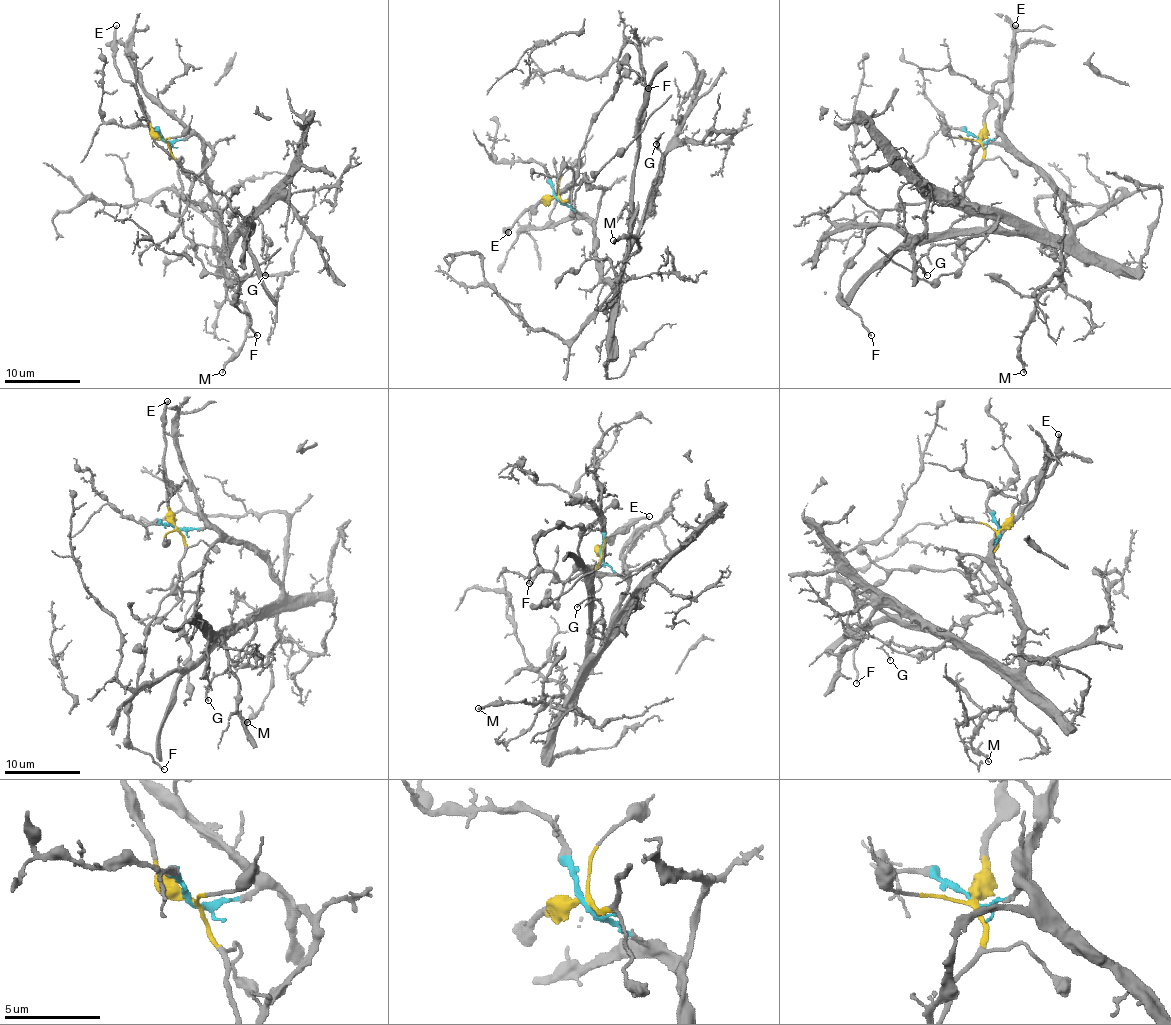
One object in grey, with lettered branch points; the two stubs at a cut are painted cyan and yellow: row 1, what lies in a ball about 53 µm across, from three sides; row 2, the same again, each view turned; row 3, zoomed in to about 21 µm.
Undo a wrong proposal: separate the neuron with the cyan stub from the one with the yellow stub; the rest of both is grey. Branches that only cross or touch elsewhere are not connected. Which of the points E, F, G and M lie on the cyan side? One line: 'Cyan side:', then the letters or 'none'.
Cyan side: G, M

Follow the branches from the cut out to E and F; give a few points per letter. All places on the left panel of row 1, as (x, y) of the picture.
E: (165, 140), (150, 125), (142, 97), (118, 72), (116, 25)
F: (165, 140), (186, 195), (214, 208), (225, 235), (227, 263), (237, 274), (237, 306), (257, 335)

